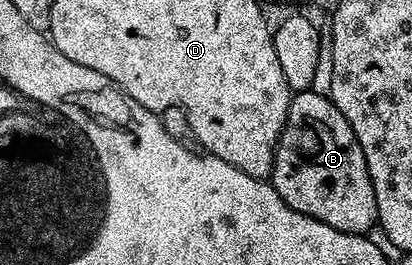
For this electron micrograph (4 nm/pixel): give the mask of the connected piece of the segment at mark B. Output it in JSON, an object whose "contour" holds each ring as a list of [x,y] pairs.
{"contour":[[[298,91],[290,98],[286,125],[282,128],[282,138],[274,150],[274,171],[272,184],[274,189],[296,212],[308,215],[320,223],[328,223],[328,227],[336,227],[336,231],[360,233],[366,235],[378,220],[376,195],[372,187],[372,179],[368,175],[368,167],[364,163],[364,151],[360,151],[360,143],[344,115],[334,106],[325,92]]]}

